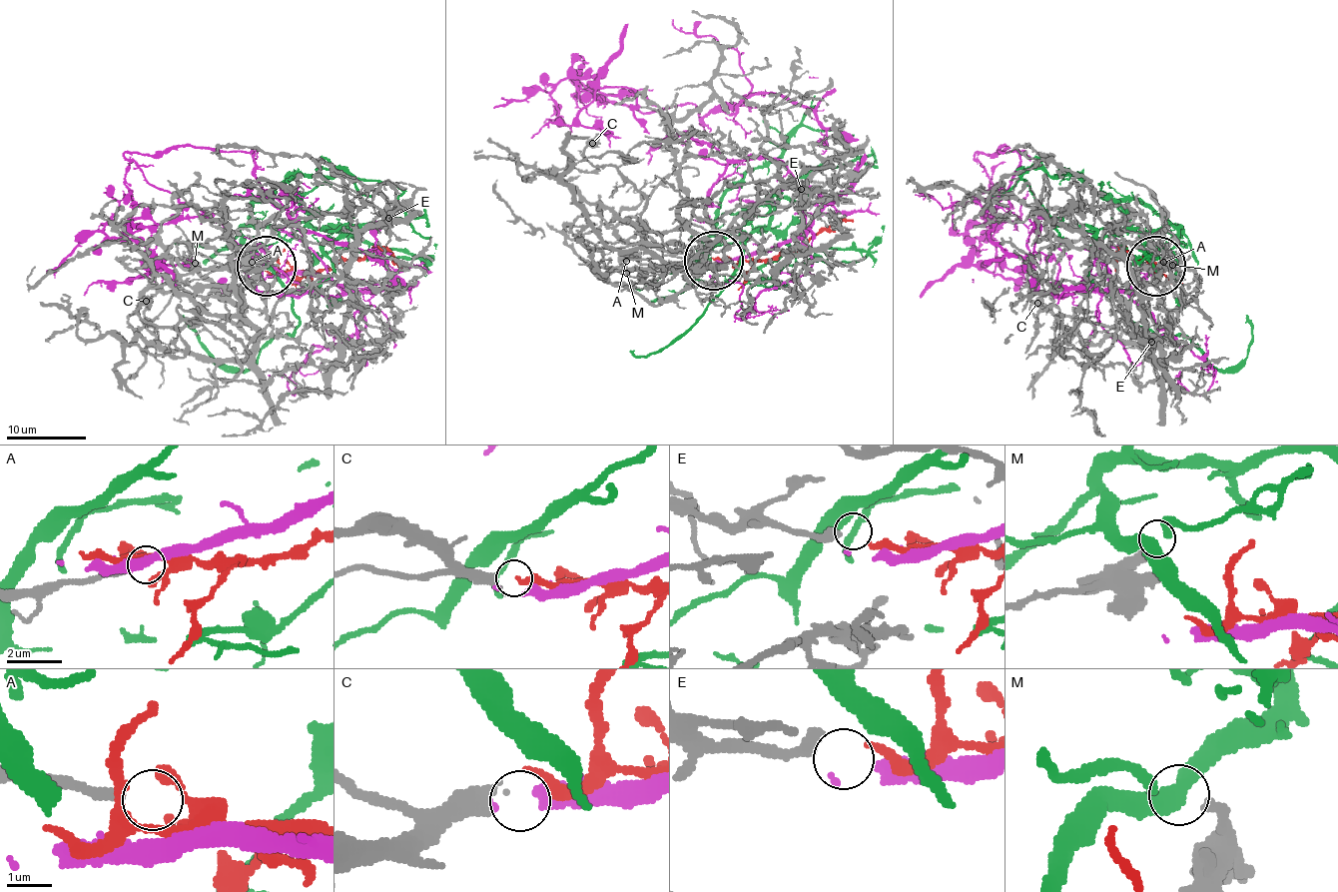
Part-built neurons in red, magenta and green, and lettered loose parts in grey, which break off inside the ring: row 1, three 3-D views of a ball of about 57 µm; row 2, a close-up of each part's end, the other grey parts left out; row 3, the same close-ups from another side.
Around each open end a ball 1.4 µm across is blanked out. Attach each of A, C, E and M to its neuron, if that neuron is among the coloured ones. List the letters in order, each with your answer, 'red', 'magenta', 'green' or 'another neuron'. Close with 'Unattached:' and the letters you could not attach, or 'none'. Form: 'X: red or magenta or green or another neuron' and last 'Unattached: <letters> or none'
A: another neuron
C: magenta
E: red
M: green
Unattached: A

